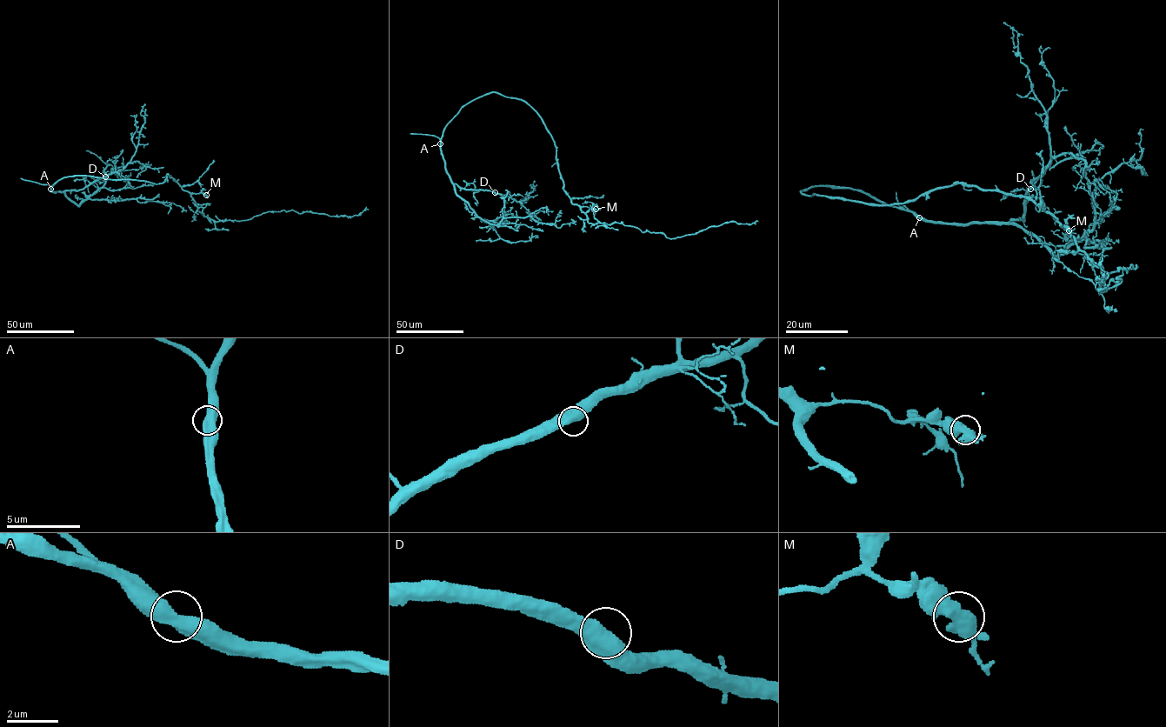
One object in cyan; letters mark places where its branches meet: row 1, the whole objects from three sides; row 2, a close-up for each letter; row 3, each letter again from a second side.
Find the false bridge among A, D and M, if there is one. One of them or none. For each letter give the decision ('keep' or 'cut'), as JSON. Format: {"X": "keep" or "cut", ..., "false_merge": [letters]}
{"A": "keep", "D": "keep", "M": "keep", "false_merge": []}

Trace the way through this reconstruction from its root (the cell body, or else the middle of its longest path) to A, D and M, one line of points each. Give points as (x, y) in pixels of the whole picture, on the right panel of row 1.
A: (844, 200), (807, 195), (801, 191), (815, 186), (851, 187), (889, 205), (912, 211), (919, 216)
D: (844, 200), (801, 191), (815, 186), (851, 187), (926, 220), (972, 223), (1022, 220), (1025, 196), (1030, 189)
M: (844, 200), (892, 205), (917, 199), (933, 189), (956, 183), (976, 185), (1028, 196), (1068, 230)

